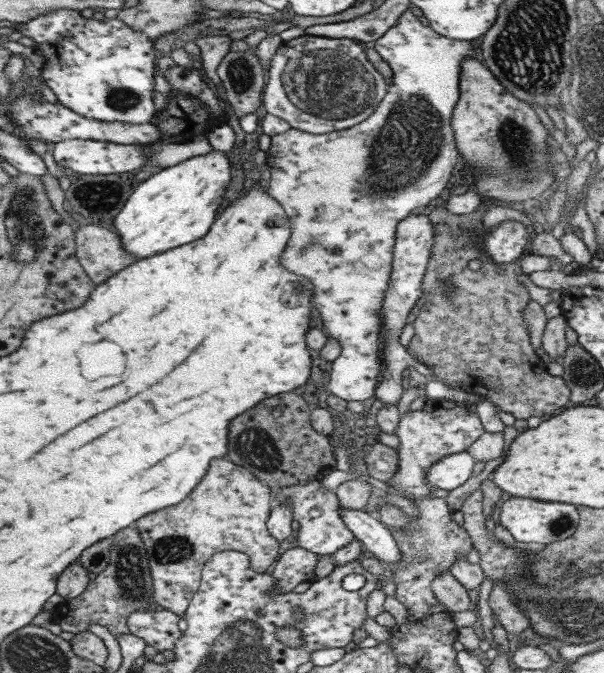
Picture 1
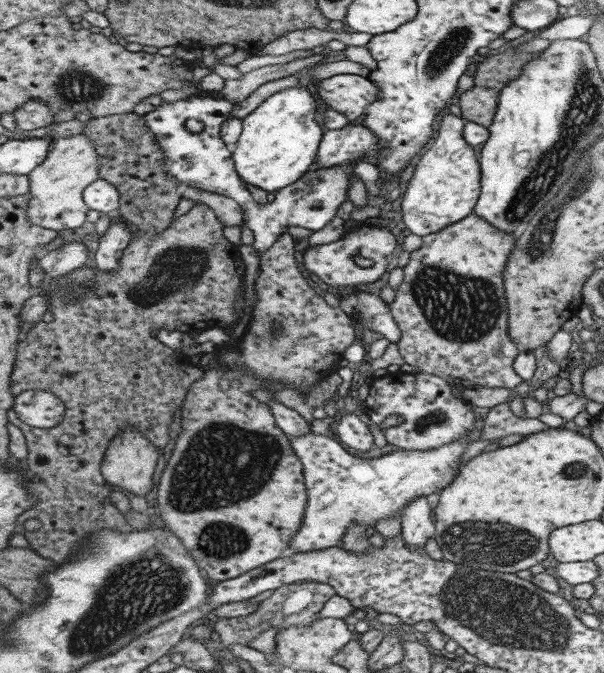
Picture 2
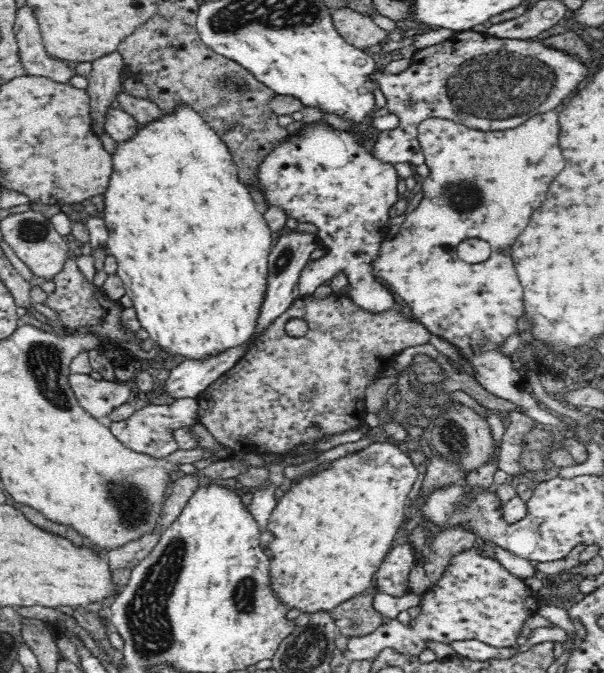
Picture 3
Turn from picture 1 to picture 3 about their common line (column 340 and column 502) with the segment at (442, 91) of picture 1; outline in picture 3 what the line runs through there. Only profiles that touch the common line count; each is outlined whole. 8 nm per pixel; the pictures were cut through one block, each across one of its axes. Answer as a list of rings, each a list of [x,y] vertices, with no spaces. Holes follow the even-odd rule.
[[[561,103],[548,112],[528,118],[526,122],[522,122],[522,124],[516,126],[516,128],[499,131],[476,130],[446,118],[432,117],[423,120],[418,125],[417,137],[420,143],[420,149],[422,149],[422,153],[424,153],[424,163],[428,169],[430,169],[430,174],[422,180],[421,192],[424,193],[424,197],[420,204],[418,204],[416,210],[405,216],[405,220],[401,224],[402,226],[396,236],[392,239],[388,237],[384,239],[381,243],[381,249],[379,250],[379,257],[373,262],[373,274],[392,285],[392,288],[396,290],[412,309],[414,320],[418,320],[418,322],[422,323],[422,325],[430,331],[430,334],[438,335],[438,337],[446,339],[448,343],[452,343],[452,345],[456,347],[456,351],[462,355],[462,359],[474,369],[472,376],[474,376],[474,379],[478,381],[482,388],[485,388],[490,394],[498,398],[504,398],[504,400],[509,400],[514,403],[520,412],[533,418],[537,425],[553,429],[563,428],[565,427],[565,423],[563,423],[558,416],[548,413],[544,406],[538,402],[538,399],[524,389],[523,370],[514,369],[514,362],[510,355],[506,355],[505,352],[503,352],[503,344],[508,335],[516,332],[516,322],[518,322],[518,318],[522,317],[526,312],[524,307],[523,286],[520,284],[517,270],[511,257],[510,246],[512,246],[512,242],[516,240],[516,236],[528,226],[528,220],[530,220],[528,216],[532,216],[532,212],[542,204],[540,200],[546,198],[546,190],[548,190],[550,182],[554,180],[554,176],[564,168],[564,156],[562,156],[562,150],[560,150],[560,146],[558,146],[558,132],[560,132],[558,114],[562,109],[563,105]],[[466,238],[480,238],[480,240],[488,242],[488,245],[491,247],[488,260],[484,260],[484,262],[478,264],[464,262],[464,260],[457,255],[457,249],[458,244]]]

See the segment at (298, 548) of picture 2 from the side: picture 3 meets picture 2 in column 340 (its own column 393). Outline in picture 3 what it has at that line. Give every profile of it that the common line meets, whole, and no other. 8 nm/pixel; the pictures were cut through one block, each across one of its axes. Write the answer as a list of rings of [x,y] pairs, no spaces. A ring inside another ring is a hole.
[[[375,443],[287,482],[266,526],[266,548],[271,557],[271,588],[291,608],[310,614],[335,606],[375,588],[374,576],[391,551],[404,506],[418,476],[412,460],[394,444]]]

